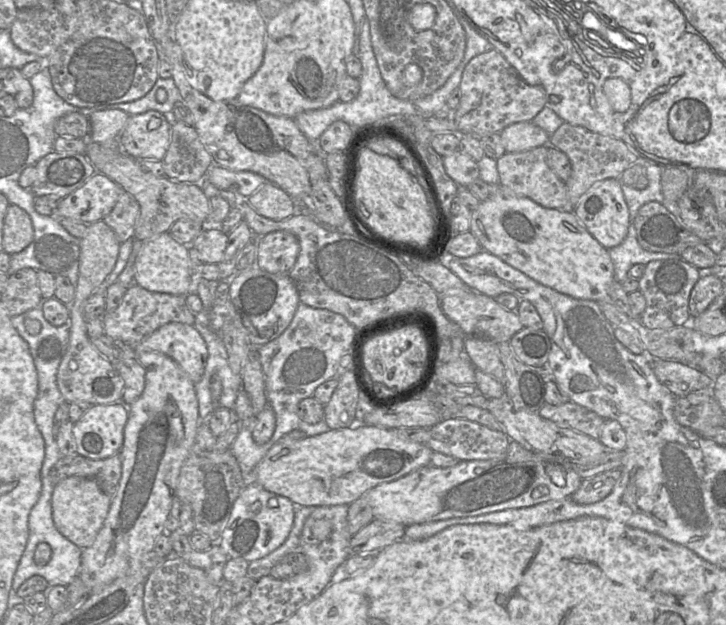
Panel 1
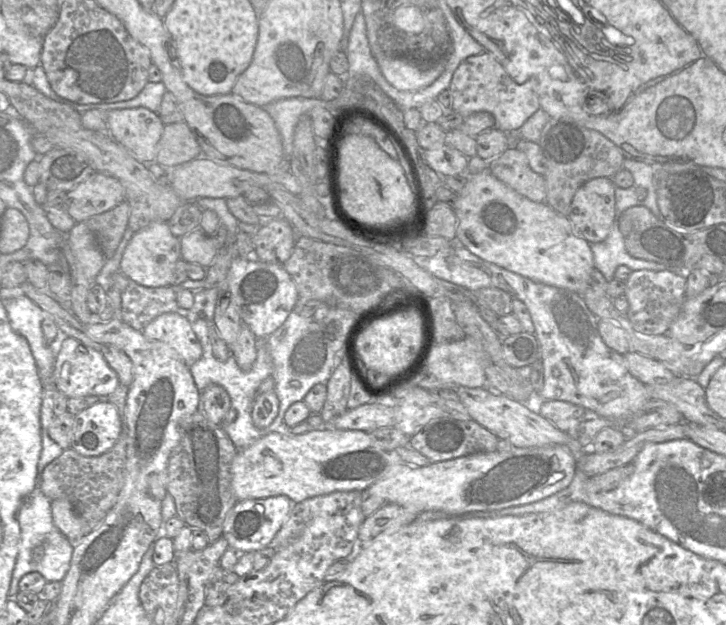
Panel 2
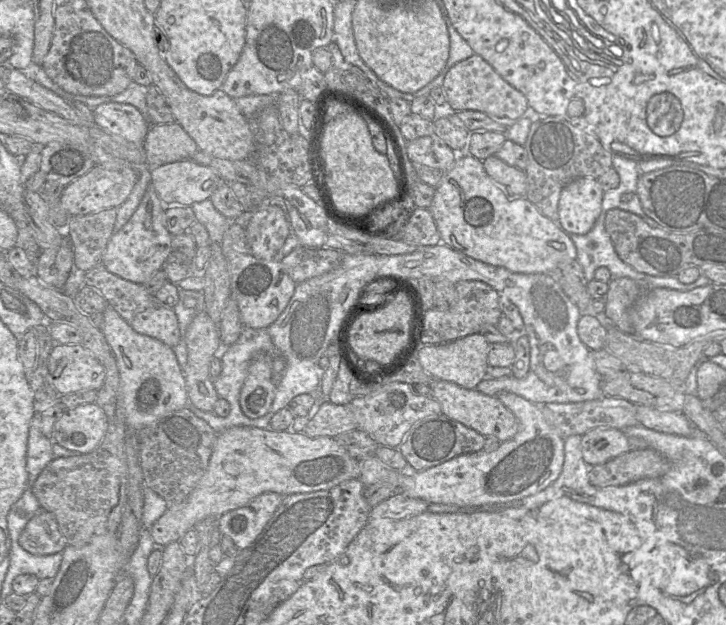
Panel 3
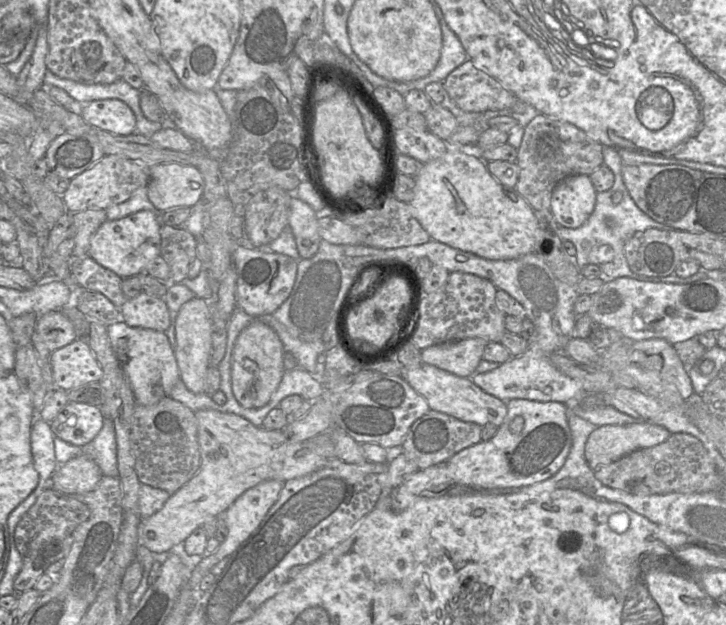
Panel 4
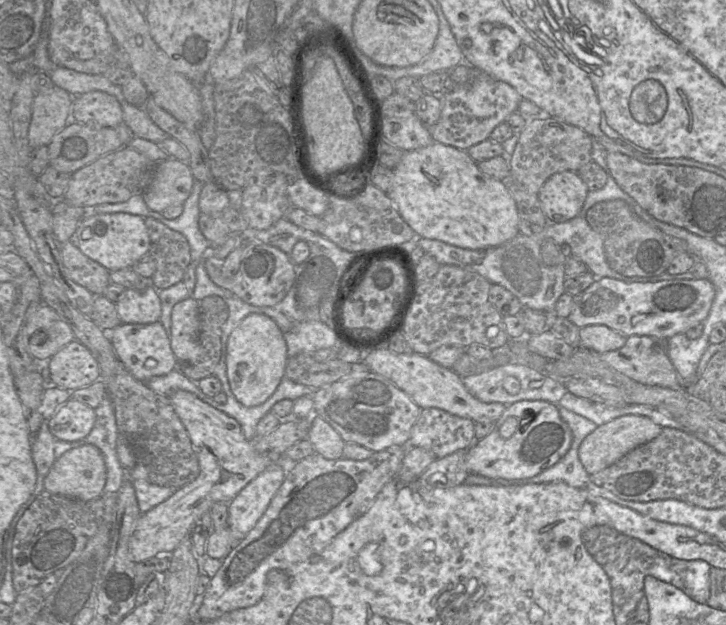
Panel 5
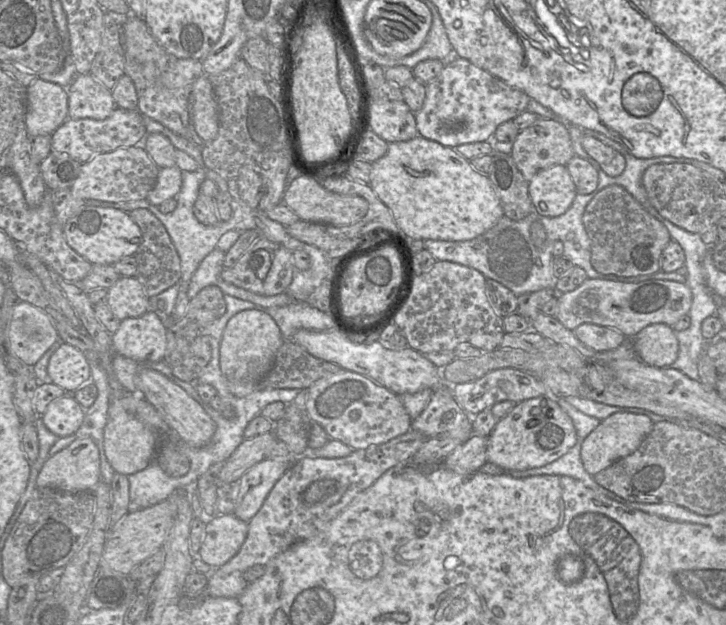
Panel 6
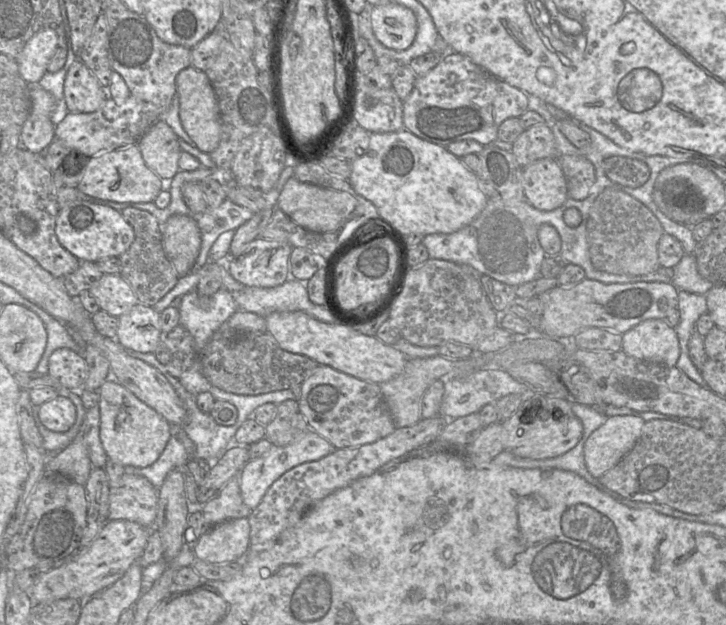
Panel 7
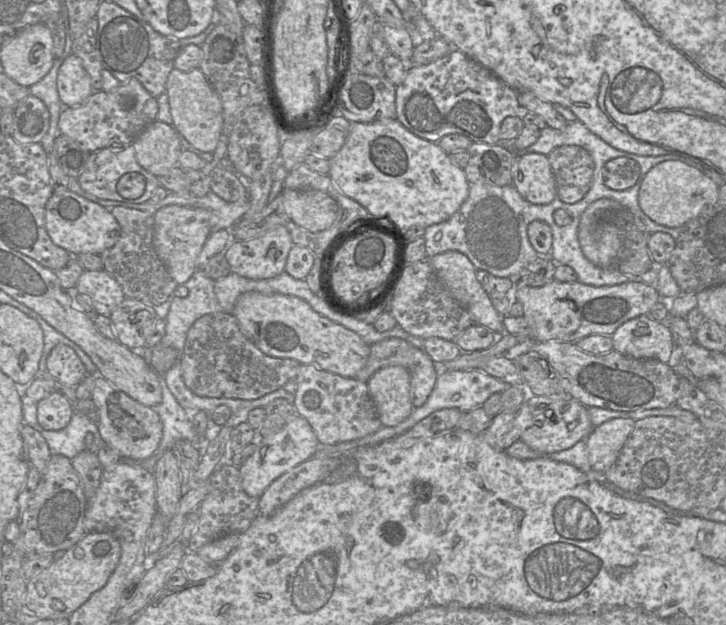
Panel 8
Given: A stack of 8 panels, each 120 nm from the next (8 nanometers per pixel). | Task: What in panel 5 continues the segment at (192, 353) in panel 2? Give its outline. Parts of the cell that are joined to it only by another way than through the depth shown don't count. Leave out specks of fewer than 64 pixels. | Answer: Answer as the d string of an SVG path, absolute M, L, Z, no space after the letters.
M152 285L126 288L115 303L122 323L148 324L160 321L161 300Z

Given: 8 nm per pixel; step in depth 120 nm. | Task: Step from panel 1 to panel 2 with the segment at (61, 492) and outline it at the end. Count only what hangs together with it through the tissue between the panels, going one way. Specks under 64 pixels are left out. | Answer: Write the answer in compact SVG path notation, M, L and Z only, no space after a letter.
M52 500L51 513L54 525L71 543L76 543L84 537L85 523L69 501Z

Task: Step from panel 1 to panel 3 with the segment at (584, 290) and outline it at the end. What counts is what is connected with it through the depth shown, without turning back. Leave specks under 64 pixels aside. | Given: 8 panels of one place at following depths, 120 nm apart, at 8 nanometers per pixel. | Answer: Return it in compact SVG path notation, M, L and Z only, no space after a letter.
M458 156L436 188L431 212L441 242L469 257L484 263L503 267L515 273L551 273L561 261L577 258L577 249L570 235L558 223L544 216L526 197L513 194L496 183L486 172L483 161L471 156Z

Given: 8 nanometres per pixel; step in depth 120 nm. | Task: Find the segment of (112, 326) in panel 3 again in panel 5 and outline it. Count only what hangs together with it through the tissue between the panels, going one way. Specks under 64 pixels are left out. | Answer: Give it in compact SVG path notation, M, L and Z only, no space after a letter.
M161 322L148 324L121 323L109 332L111 343L131 375L141 382L162 376L177 368L177 359L172 352L170 338Z

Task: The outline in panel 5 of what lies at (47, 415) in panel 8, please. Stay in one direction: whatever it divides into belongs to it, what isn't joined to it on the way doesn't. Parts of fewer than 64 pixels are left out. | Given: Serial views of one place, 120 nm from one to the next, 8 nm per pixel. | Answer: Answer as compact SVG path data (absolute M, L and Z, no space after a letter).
M70 398L46 423L55 439L73 442L84 439L91 432L95 421L93 408Z

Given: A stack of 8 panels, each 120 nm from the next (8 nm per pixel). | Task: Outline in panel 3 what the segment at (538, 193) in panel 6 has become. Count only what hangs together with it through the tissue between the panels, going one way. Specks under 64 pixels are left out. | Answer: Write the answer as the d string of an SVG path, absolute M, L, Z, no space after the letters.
M578 178L561 191L558 212L560 227L568 234L587 234L602 210L604 190L596 179Z

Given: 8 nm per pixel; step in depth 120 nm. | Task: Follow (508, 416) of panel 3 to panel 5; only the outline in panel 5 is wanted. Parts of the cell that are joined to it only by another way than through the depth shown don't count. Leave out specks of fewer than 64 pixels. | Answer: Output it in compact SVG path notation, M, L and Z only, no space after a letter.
M387 346L370 349L362 362L371 372L389 379L394 385L405 392L421 409L439 408L453 415L468 418L474 422L489 421L495 423L507 406L502 403L483 403L471 395L463 384L463 378L452 369L445 368L432 361L428 355L396 354Z

